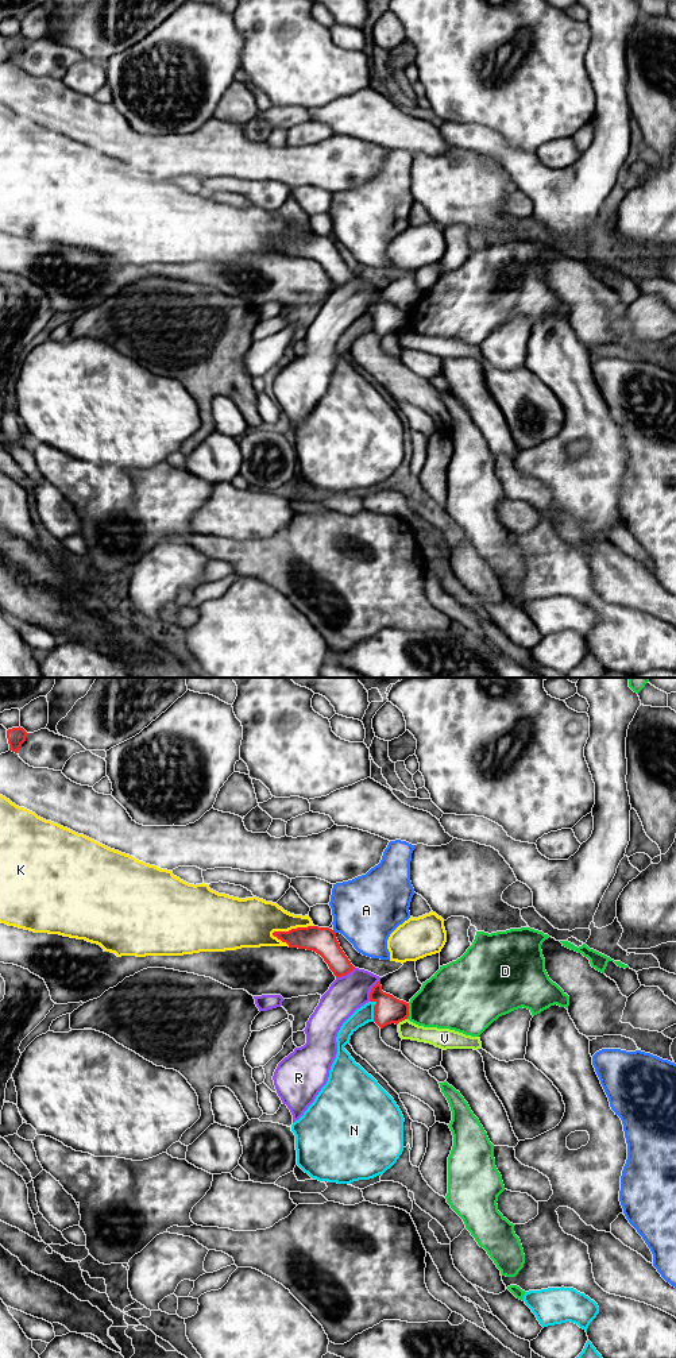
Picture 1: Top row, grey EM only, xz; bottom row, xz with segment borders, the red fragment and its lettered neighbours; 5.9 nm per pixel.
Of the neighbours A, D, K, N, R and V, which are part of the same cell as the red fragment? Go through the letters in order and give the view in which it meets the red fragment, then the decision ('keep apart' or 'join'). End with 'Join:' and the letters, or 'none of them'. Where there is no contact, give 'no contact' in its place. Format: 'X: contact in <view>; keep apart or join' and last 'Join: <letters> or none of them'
A: contact in xz; keep apart
D: contact in xz; keep apart
K: contact in xz; keep apart
N: contact in xz; keep apart
R: contact in xz; keep apart
V: contact in xz; keep apart
Join: none of them

